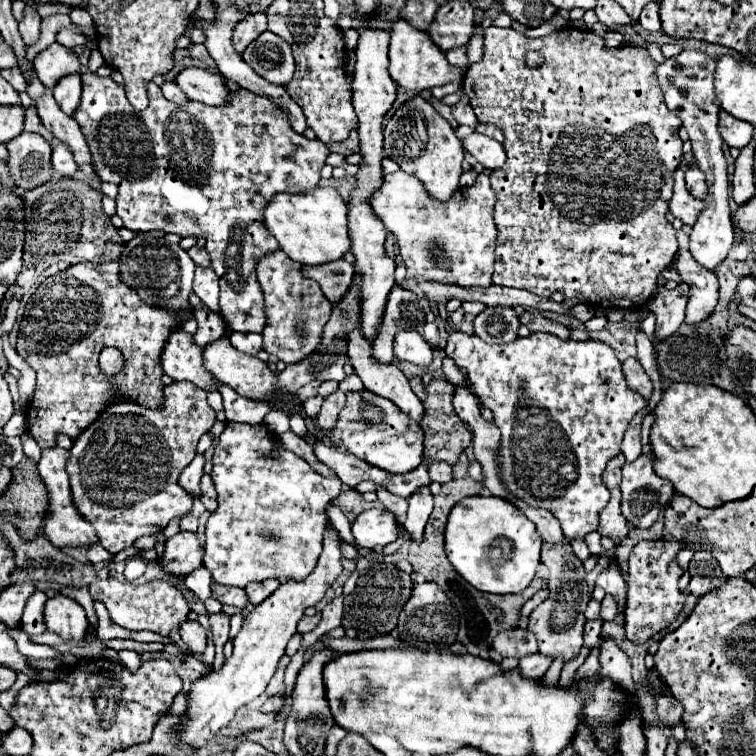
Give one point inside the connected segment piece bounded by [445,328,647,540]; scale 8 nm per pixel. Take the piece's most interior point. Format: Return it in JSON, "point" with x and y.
{"point":[562,406]}

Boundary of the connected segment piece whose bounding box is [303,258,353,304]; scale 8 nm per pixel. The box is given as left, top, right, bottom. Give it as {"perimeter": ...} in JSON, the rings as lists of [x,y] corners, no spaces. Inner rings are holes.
{"perimeter":[[[343,258],[321,266],[303,266],[303,274],[321,286],[331,304],[341,302],[345,290],[349,290],[353,282],[353,266]]]}

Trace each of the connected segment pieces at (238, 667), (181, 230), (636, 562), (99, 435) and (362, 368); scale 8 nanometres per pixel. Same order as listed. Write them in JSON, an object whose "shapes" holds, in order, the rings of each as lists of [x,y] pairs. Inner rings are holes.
{"shapes":[[[[329,522],[327,530],[325,530],[325,540],[323,540],[323,552],[319,556],[315,570],[301,582],[295,582],[291,578],[289,582],[281,584],[275,590],[275,594],[271,594],[265,602],[255,606],[243,620],[243,626],[233,640],[235,650],[233,650],[231,658],[225,660],[223,668],[211,672],[205,678],[199,678],[191,684],[189,706],[187,706],[189,720],[179,728],[183,742],[195,744],[201,738],[211,740],[217,730],[221,730],[223,726],[227,726],[233,720],[235,712],[243,704],[247,704],[253,698],[257,698],[259,694],[263,694],[263,690],[267,688],[269,680],[273,678],[273,674],[277,670],[281,656],[285,654],[287,642],[297,632],[297,622],[301,620],[303,610],[307,606],[315,606],[317,602],[321,602],[327,588],[333,586],[337,576],[343,572],[341,550],[339,550],[341,542],[343,542],[343,538],[335,530],[335,526]]],[[[83,74],[83,94],[81,104],[73,112],[85,140],[89,142],[89,152],[93,154],[93,166],[97,166],[97,176],[103,182],[113,182],[119,188],[117,214],[129,230],[165,230],[179,236],[205,236],[207,252],[211,254],[211,268],[219,276],[221,286],[221,314],[235,332],[261,332],[265,328],[263,294],[255,278],[255,264],[267,252],[277,250],[277,240],[265,230],[263,210],[267,202],[279,192],[303,192],[313,190],[321,180],[321,168],[329,156],[329,148],[321,140],[307,140],[289,126],[287,114],[277,108],[269,98],[251,94],[249,90],[239,90],[231,96],[225,106],[205,106],[201,102],[185,102],[175,106],[165,100],[161,88],[153,82],[147,84],[149,108],[137,112],[131,108],[123,86],[117,86],[111,78],[101,78],[97,74]],[[143,114],[161,114],[161,120],[149,122]],[[113,118],[135,118],[133,126],[137,130],[123,138],[121,128],[111,122],[125,122]],[[235,240],[235,250],[229,246]]],[[[663,540],[639,542],[629,556],[629,576],[627,576],[627,608],[625,608],[625,632],[633,644],[645,644],[657,632],[667,628],[683,610],[685,594],[679,590],[677,582],[683,576],[683,568],[677,564],[675,546]]],[[[173,382],[171,386],[165,386],[165,402],[167,406],[163,410],[147,410],[133,400],[113,402],[113,406],[109,406],[109,410],[73,442],[71,456],[67,460],[73,502],[95,526],[99,544],[111,554],[133,546],[139,536],[161,532],[171,518],[187,516],[193,506],[193,498],[177,484],[177,478],[195,458],[199,438],[215,424],[215,412],[207,404],[207,394],[191,382]]],[[[355,330],[353,334],[349,334],[349,360],[351,360],[353,368],[355,368],[355,374],[363,380],[365,390],[369,390],[373,394],[379,394],[379,396],[383,396],[387,400],[391,400],[405,414],[409,414],[409,418],[413,418],[415,422],[421,422],[421,418],[425,414],[425,408],[423,408],[421,400],[413,394],[407,376],[397,366],[393,366],[393,364],[377,364],[371,354],[373,354],[373,346],[361,336],[359,330]]]]}

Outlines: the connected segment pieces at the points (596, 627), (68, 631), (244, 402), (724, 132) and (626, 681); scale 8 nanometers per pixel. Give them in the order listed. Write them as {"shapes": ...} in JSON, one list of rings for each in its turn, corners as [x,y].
{"shapes":[[[[595,618],[595,620],[587,620],[587,622],[585,622],[585,634],[583,634],[583,638],[585,638],[585,646],[593,648],[595,642],[601,639],[600,637],[601,619]]],[[[57,594],[47,600],[45,624],[49,632],[55,632],[65,640],[83,640],[89,628],[83,606],[63,594]]],[[[229,386],[219,388],[223,396],[223,410],[227,414],[227,422],[241,422],[241,424],[263,424],[265,414],[271,410],[271,404],[267,402],[253,402],[249,398],[243,398],[235,394]]],[[[725,110],[719,112],[719,134],[727,146],[743,148],[749,144],[749,138],[753,138],[755,126],[749,126],[749,122],[737,122],[737,118],[729,118]]],[[[611,638],[603,640],[599,674],[607,674],[615,684],[623,686],[627,692],[631,690],[631,694],[635,692],[635,686],[631,680],[631,662],[629,662],[627,654],[621,652],[619,646]]]]}

